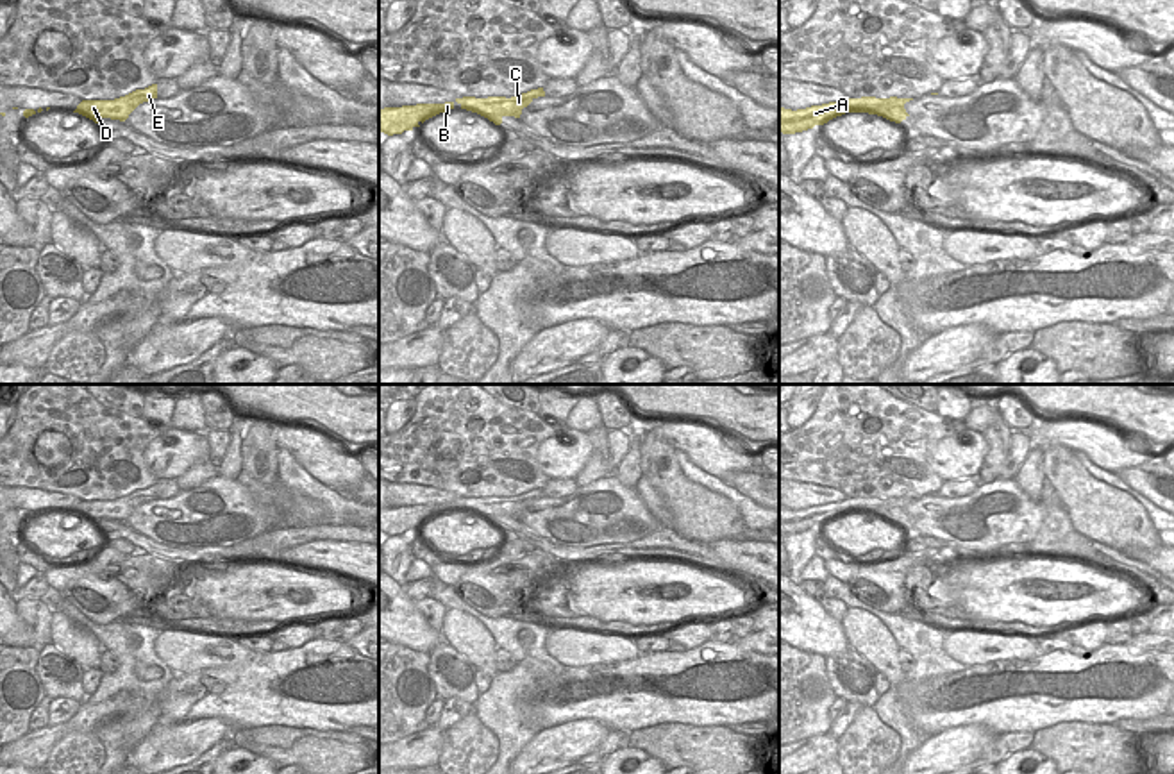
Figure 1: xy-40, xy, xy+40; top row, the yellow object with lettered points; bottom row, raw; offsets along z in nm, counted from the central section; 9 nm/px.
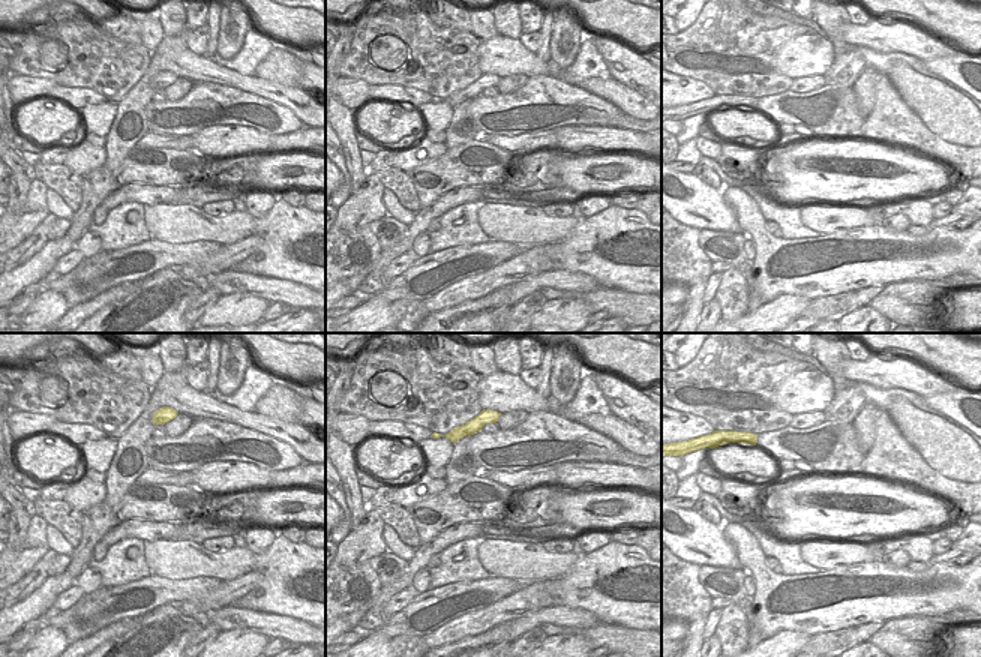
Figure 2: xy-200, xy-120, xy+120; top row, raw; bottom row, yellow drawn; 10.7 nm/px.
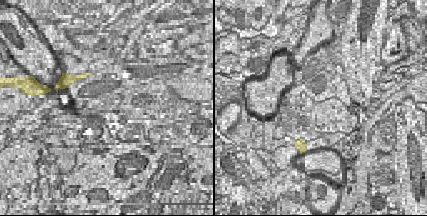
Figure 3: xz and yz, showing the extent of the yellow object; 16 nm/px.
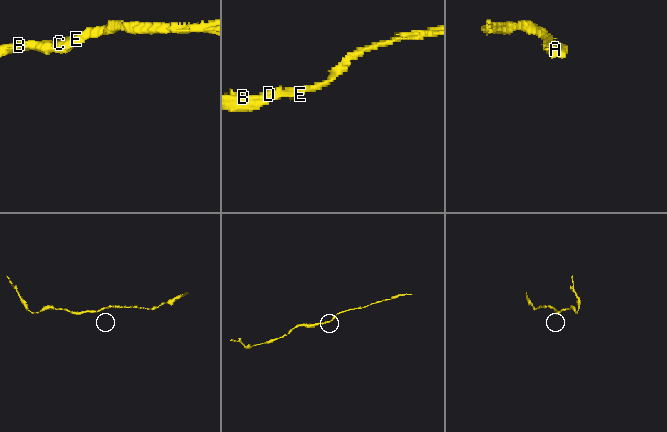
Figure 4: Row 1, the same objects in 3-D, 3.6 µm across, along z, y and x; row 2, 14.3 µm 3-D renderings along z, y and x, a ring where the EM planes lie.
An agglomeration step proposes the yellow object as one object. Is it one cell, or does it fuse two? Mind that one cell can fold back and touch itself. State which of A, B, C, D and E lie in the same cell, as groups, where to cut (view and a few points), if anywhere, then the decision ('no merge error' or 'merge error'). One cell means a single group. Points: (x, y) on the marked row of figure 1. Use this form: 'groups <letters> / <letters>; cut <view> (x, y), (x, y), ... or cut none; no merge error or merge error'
groups A B C D E; cut none; no merge error

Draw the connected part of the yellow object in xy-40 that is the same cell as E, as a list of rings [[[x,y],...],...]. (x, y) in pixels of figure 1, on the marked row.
[[[157,84],[145,89],[136,89],[114,100],[82,100],[73,113],[82,114],[95,123],[98,123],[100,118],[125,122],[139,104],[154,98],[157,98]]]

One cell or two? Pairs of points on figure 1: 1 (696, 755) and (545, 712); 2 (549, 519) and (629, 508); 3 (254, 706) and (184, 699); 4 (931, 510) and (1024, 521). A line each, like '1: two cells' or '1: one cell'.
1: two cells
2: one cell
3: one cell
4: one cell

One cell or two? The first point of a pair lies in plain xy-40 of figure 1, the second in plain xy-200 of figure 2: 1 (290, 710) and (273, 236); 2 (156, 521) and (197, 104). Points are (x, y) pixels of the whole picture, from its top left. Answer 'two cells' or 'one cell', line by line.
1: one cell
2: one cell

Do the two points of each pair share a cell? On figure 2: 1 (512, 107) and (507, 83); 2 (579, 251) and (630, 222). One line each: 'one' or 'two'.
1: two
2: one

